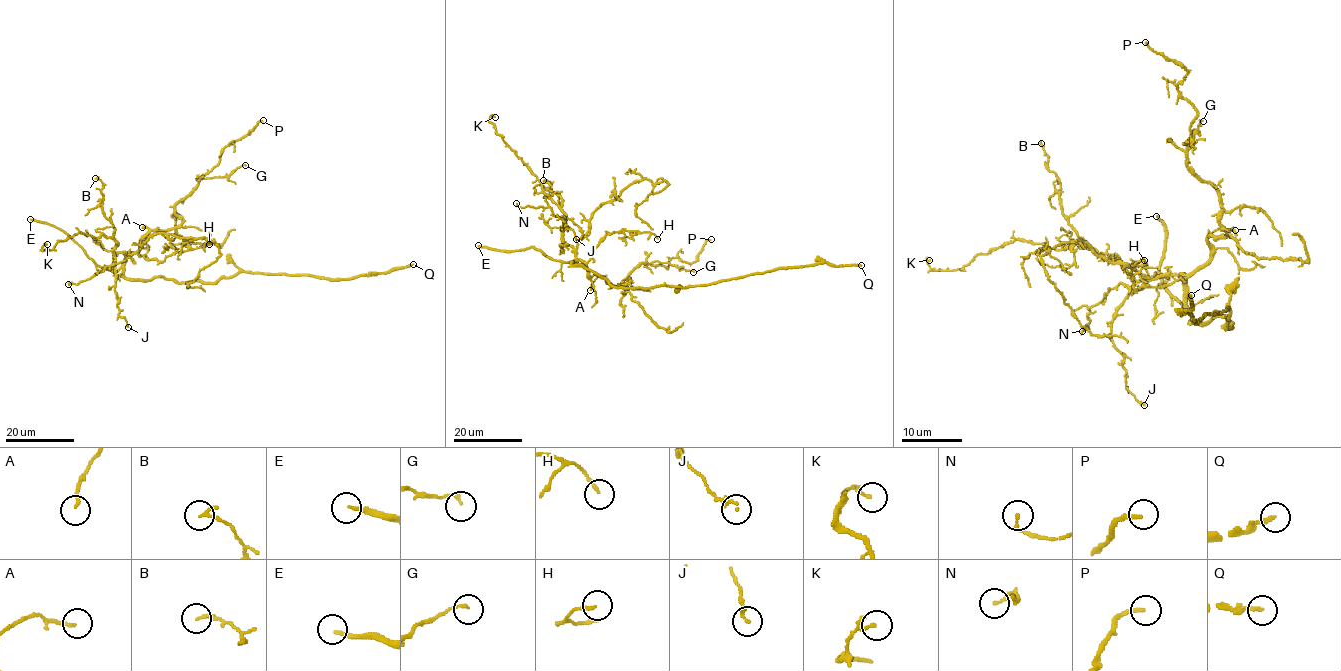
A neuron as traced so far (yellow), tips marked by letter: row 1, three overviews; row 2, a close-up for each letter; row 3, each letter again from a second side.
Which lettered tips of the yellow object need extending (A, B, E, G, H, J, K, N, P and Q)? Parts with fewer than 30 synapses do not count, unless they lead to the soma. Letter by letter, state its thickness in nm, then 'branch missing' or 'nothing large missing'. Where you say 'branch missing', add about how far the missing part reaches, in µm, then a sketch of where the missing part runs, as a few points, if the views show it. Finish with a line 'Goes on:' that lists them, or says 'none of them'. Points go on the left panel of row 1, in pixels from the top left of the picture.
A: 150 nm thick; nothing large missing
B: 170 nm thick; nothing large missing
E: 160 nm thick; branch missing; about 120 µm are missing
G: 120 nm thick; nothing large missing
H: 160 nm thick; nothing large missing
J: 110 nm thick; nothing large missing
K: 110 nm thick; nothing large missing
N: 150 nm thick; nothing large missing
P: 220 nm thick; nothing large missing
Q: 180 nm thick; branch missing; about 200 µm are missing
Goes on: E, Q

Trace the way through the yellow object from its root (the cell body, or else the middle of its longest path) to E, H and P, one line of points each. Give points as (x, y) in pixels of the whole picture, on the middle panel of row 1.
E: (589, 269), (552, 259), (534, 247), (498, 251), (478, 245)
H: (589, 269), (573, 266), (571, 263), (578, 260), (586, 263), (607, 234), (621, 230), (650, 232), (657, 239)
P: (589, 269), (571, 263), (625, 286), (640, 263), (691, 263), (711, 239)

